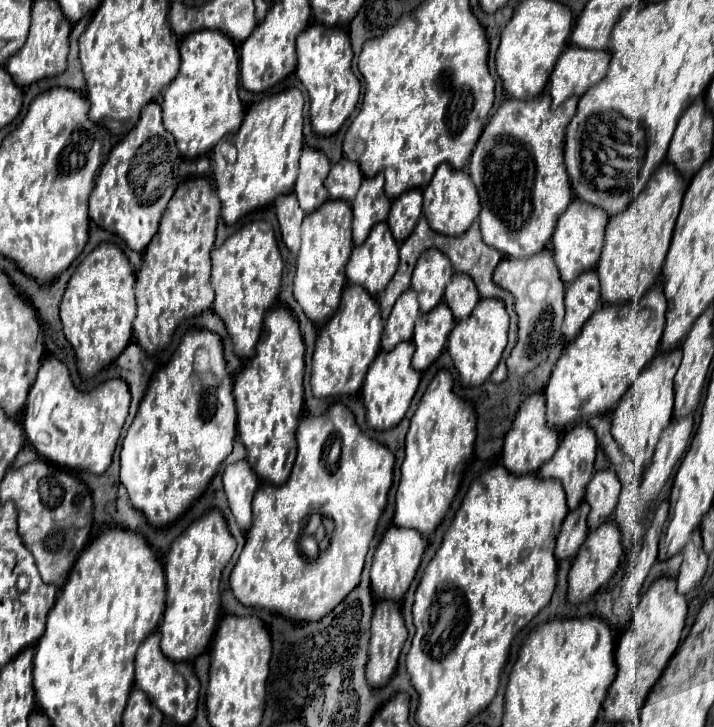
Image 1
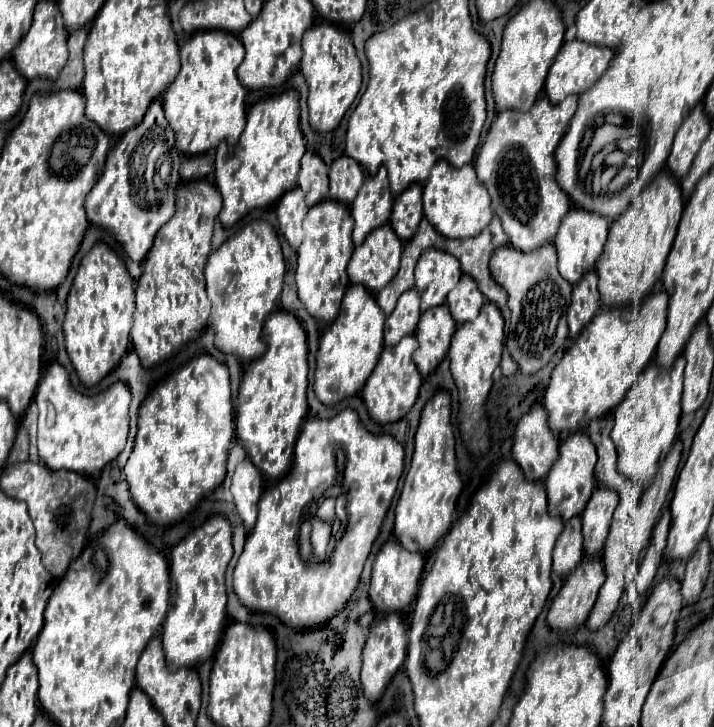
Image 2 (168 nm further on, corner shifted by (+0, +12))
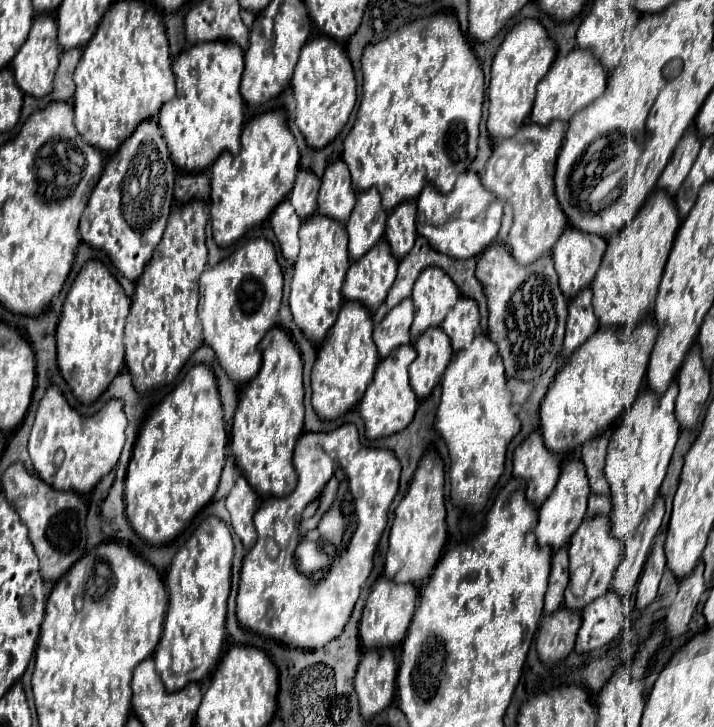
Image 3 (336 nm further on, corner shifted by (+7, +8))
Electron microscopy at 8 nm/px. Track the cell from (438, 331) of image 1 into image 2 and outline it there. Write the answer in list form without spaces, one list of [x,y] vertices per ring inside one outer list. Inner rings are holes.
[[[446,304],[430,308],[420,316],[416,330],[416,338],[420,346],[412,354],[412,360],[422,376],[428,376],[442,362],[442,358],[448,352],[454,330],[456,330],[456,322],[452,320],[452,314],[448,312]]]

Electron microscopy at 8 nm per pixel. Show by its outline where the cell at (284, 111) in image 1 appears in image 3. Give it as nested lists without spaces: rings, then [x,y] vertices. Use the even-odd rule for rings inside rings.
[[[265,112],[253,118],[241,134],[241,152],[237,156],[221,154],[211,166],[211,220],[213,220],[213,240],[219,248],[231,246],[239,240],[249,228],[261,224],[269,218],[273,208],[285,200],[293,188],[293,180],[299,172],[299,150],[295,138],[287,126],[287,120],[281,112]]]

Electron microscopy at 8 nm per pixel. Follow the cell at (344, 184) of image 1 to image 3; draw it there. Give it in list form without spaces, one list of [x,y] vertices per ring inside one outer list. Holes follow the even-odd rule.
[[[337,160],[327,166],[321,178],[319,214],[345,224],[345,220],[349,220],[353,204],[355,204],[355,192],[351,188],[351,176],[347,164],[343,160]]]

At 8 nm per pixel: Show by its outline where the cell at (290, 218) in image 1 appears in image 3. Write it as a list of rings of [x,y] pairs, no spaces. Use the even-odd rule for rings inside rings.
[[[289,200],[281,202],[275,212],[271,214],[271,226],[277,236],[281,254],[285,260],[295,260],[299,252],[299,228],[301,228],[301,218],[293,212],[293,206]]]

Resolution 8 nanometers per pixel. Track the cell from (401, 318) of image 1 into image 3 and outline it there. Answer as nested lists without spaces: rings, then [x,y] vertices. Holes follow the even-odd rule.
[[[405,298],[375,326],[373,340],[381,358],[389,356],[389,352],[397,350],[401,344],[411,344],[409,328],[413,322],[413,314],[413,300]]]

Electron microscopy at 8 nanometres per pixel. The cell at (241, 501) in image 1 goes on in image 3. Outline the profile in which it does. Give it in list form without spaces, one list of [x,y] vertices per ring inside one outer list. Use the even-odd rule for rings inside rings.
[[[239,476],[237,484],[227,496],[227,510],[231,514],[233,528],[247,550],[253,548],[253,544],[257,542],[257,532],[253,524],[253,514],[257,512],[257,508],[259,508],[259,500],[255,490],[249,486],[245,476]]]

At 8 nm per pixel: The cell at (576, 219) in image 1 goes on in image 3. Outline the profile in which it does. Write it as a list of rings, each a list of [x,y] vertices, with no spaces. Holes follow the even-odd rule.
[[[571,226],[565,228],[553,248],[553,260],[561,292],[567,298],[577,296],[581,288],[587,288],[593,282],[605,248],[607,244],[601,236],[585,234]]]

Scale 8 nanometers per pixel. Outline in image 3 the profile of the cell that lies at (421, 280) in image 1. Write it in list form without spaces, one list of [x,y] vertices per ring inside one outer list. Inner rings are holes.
[[[429,266],[419,274],[411,298],[415,302],[411,336],[415,340],[425,328],[439,326],[441,320],[445,320],[449,308],[453,308],[459,298],[459,290],[441,268]]]

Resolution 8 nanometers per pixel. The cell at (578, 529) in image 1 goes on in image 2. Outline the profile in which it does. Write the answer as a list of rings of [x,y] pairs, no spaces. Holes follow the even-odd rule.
[[[574,516],[572,520],[568,520],[564,524],[564,530],[556,542],[554,548],[554,572],[558,572],[560,576],[568,576],[572,568],[576,568],[576,564],[580,562],[582,554],[584,554],[584,544],[582,544],[582,524],[580,524],[580,516]]]

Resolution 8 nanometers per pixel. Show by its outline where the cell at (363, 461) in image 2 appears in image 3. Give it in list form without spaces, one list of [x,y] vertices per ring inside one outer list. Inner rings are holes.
[[[345,424],[329,434],[305,432],[295,446],[293,464],[299,478],[293,494],[285,498],[267,498],[255,514],[259,538],[241,566],[237,620],[245,630],[275,638],[293,648],[315,650],[337,638],[349,622],[355,602],[361,596],[361,588],[373,570],[373,554],[387,526],[389,506],[399,490],[401,464],[391,450],[363,446],[355,424]],[[334,474],[343,474],[347,478],[357,514],[357,528],[345,554],[329,566],[321,580],[313,580],[301,574],[295,564],[295,548],[299,544],[297,528],[303,508],[323,492]],[[267,538],[279,546],[277,558],[271,558],[265,550]]]

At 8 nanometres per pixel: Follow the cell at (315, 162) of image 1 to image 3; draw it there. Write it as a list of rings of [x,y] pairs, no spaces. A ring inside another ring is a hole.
[[[299,170],[289,200],[291,200],[297,216],[301,216],[303,220],[309,218],[309,216],[313,216],[317,212],[319,186],[321,186],[321,180],[313,172]]]

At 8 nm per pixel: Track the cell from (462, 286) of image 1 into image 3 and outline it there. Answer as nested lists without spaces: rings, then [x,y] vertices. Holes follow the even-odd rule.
[[[459,296],[457,304],[449,310],[441,328],[449,336],[453,352],[459,352],[461,348],[469,348],[473,336],[479,330],[477,302],[465,298],[465,296]]]

